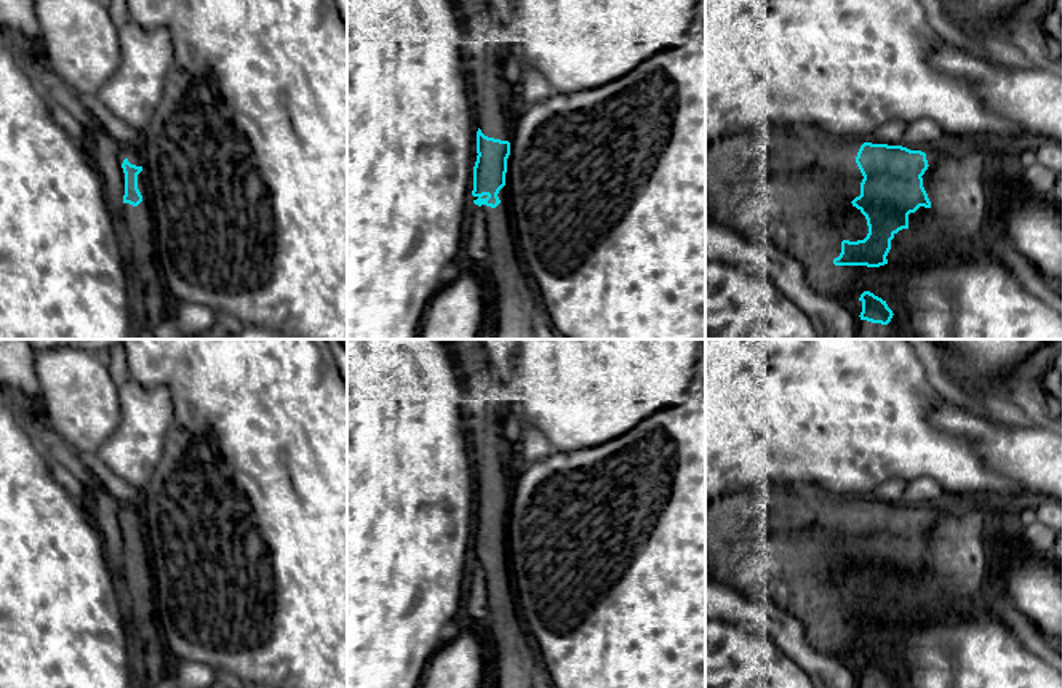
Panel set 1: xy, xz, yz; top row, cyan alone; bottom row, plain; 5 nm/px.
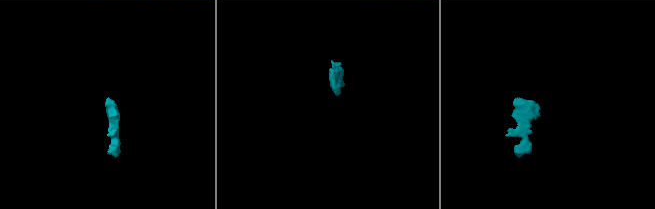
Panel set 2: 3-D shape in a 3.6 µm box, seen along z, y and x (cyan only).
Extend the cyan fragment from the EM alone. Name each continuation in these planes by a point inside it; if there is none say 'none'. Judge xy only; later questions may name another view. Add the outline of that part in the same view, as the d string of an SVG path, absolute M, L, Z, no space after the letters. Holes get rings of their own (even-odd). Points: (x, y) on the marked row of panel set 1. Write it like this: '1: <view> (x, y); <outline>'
1: xy (136, 224); M142 171L138 174L138 189L142 202L138 206L122 203L120 229L125 240L130 272L152 293L162 291L160 274L155 264L154 221L149 203L147 182Z

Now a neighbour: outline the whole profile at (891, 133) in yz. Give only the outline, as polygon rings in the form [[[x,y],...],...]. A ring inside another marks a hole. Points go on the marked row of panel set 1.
[[[891,120],[881,125],[867,142],[888,146],[900,144],[907,125],[908,123],[902,120]]]

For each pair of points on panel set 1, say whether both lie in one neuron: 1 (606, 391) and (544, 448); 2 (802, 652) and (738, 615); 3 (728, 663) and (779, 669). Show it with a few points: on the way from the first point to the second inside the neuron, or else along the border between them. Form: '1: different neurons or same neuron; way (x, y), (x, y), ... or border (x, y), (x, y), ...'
1: different neurons; border (522, 420), (534, 428), (554, 450)
2: same neuron; way (786, 636), (766, 616), (754, 615)
3: same neuron; way (741, 669), (766, 669)

